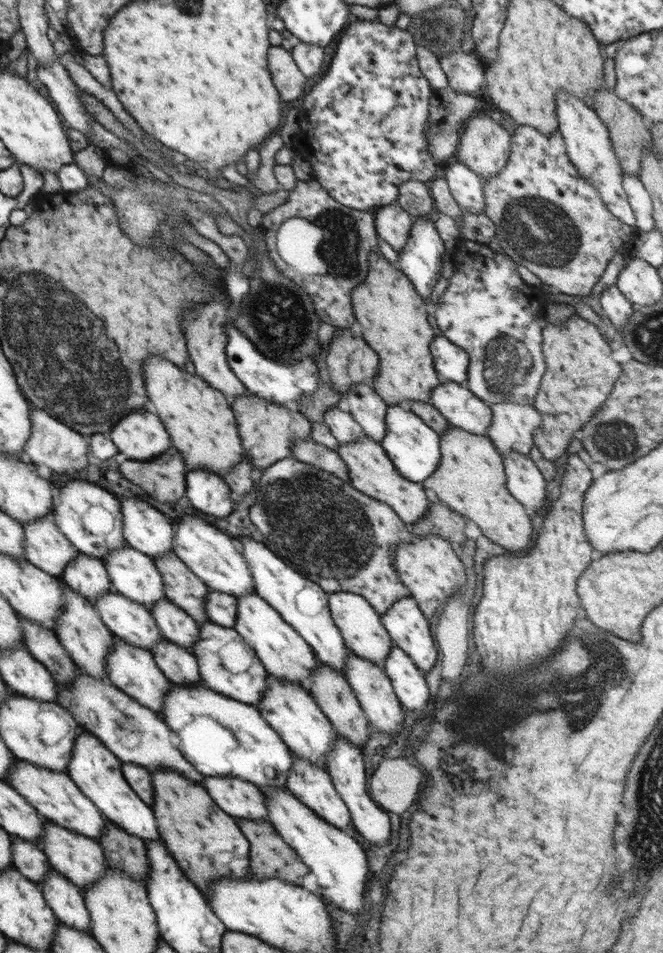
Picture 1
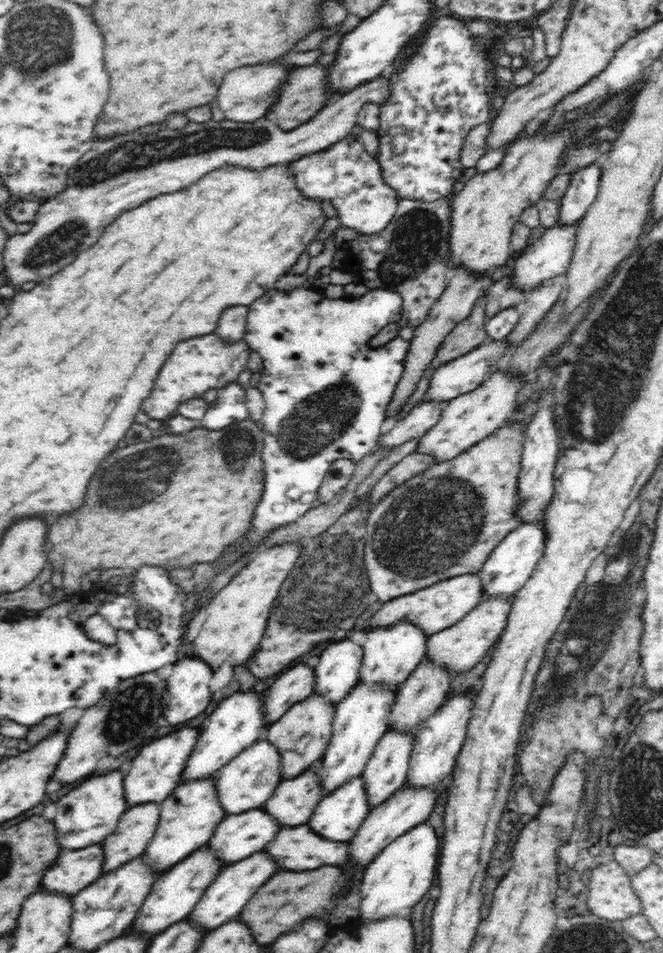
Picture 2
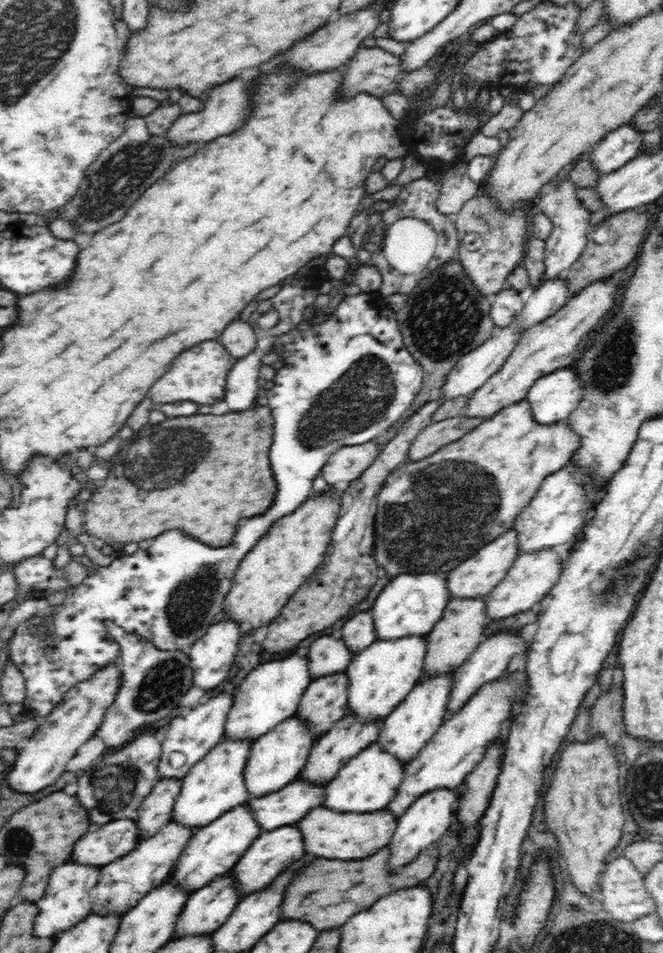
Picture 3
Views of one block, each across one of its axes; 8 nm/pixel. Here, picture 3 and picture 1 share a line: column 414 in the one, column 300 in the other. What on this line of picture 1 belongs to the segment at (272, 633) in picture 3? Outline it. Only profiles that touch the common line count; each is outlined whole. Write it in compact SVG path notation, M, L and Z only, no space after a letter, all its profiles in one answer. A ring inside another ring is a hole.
M250 394L247 397L233 398L236 401L236 414L240 414L240 435L244 446L248 446L248 460L252 468L266 470L280 460L292 458L292 446L296 438L311 437L311 422L298 410L293 411L280 403L271 403Z

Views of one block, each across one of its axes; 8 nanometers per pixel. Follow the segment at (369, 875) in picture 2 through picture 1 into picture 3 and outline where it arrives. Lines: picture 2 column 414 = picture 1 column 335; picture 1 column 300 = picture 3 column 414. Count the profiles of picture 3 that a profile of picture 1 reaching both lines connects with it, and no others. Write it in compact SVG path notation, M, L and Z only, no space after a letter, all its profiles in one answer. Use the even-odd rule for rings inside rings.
M436 788L426 794L422 794L418 800L412 802L412 806L397 820L396 830L389 842L389 870L398 872L406 864L414 862L422 850L431 849L438 844L440 836L450 828L452 824L452 810L450 804L459 800L458 791L454 788Z

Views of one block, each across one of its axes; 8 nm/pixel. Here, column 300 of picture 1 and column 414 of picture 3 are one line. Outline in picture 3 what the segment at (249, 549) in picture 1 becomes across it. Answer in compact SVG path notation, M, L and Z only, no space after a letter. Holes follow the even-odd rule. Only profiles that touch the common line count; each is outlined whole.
M400 574L388 581L371 606L377 640L398 640L404 636L428 636L442 618L448 604L447 575Z

